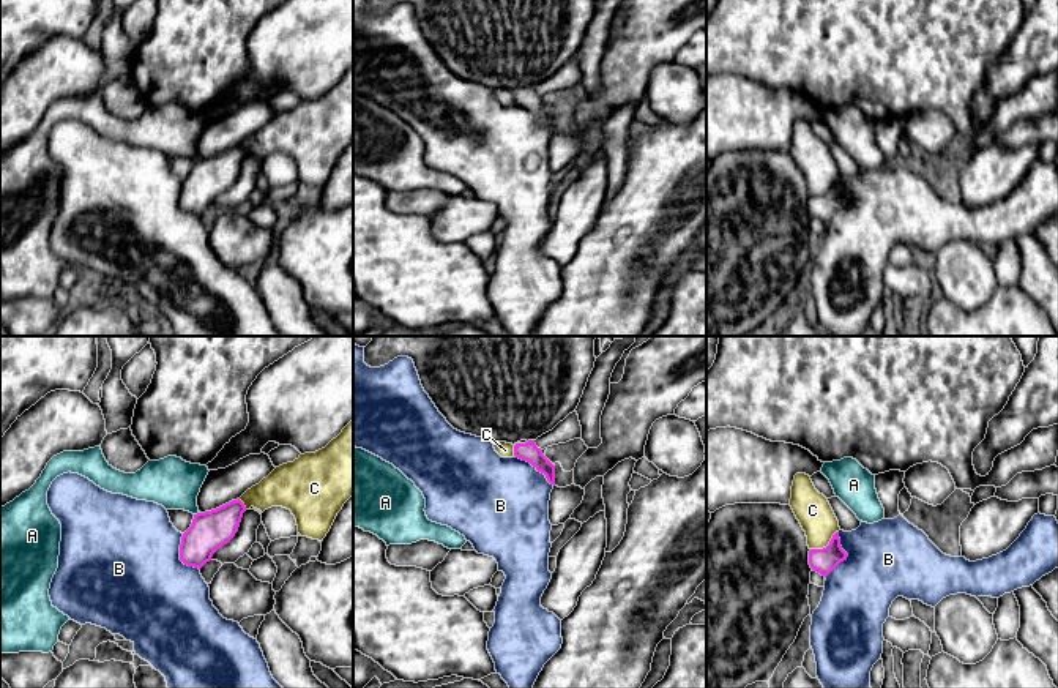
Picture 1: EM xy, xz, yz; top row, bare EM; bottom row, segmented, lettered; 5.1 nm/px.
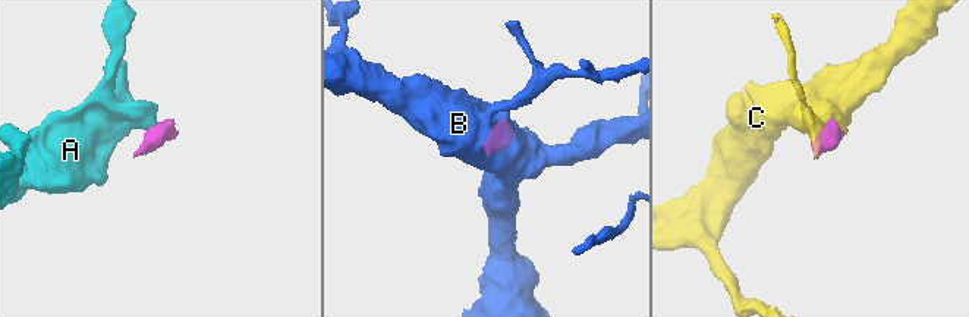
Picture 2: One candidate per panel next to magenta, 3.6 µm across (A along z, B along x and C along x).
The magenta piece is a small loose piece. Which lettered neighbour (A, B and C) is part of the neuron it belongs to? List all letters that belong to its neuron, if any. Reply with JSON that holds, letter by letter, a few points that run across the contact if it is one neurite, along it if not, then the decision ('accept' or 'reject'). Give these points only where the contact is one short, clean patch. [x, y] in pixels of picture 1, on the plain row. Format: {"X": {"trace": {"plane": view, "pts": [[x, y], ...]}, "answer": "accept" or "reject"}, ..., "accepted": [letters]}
{"A": {"trace": {"plane": "xy", "pts": [[199, 158], [194, 161]]}, "answer": "reject"}, "B": {"trace": {"plane": "yz", "pts": [[823, 207], [847, 202], [888, 205]]}, "answer": "accept"}, "C": {"answer": "reject"}, "accepted": ["B"]}

